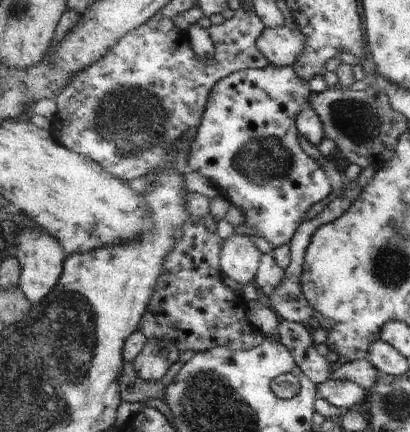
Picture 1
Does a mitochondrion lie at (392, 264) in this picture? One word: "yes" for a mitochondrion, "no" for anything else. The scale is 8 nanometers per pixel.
yes

